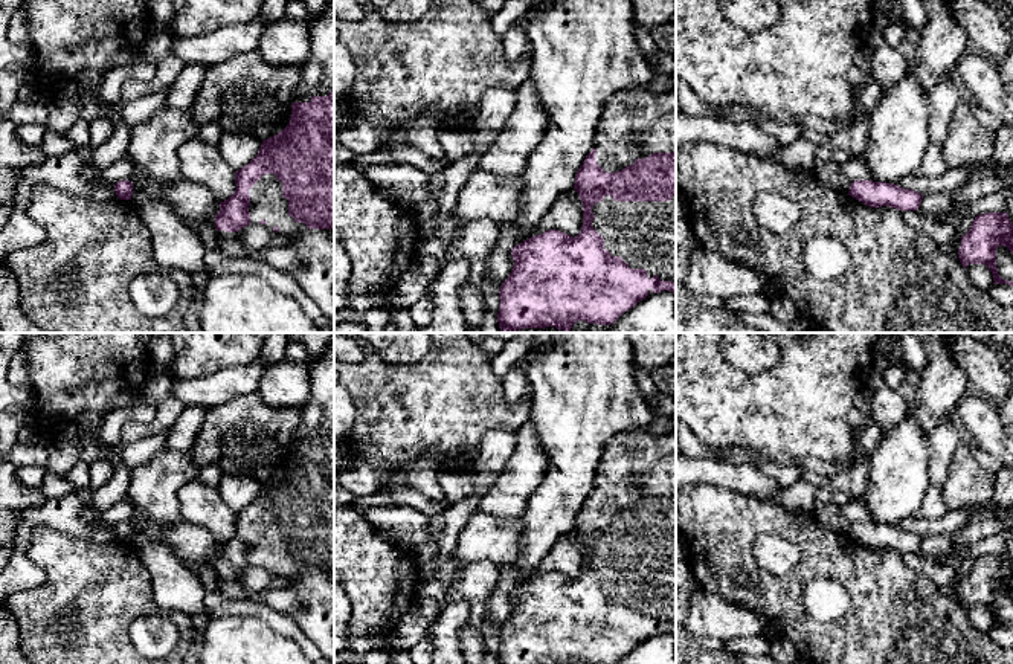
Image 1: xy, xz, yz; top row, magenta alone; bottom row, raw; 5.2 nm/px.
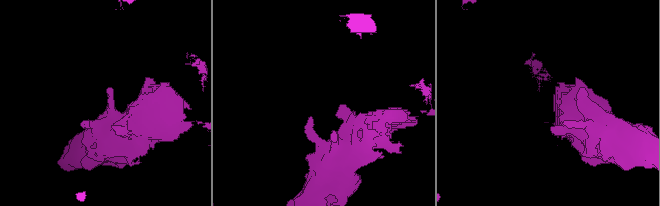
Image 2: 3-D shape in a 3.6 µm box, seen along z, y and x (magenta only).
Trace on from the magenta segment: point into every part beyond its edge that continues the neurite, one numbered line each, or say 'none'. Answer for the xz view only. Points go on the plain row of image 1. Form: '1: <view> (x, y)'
1: xz (643, 576)

